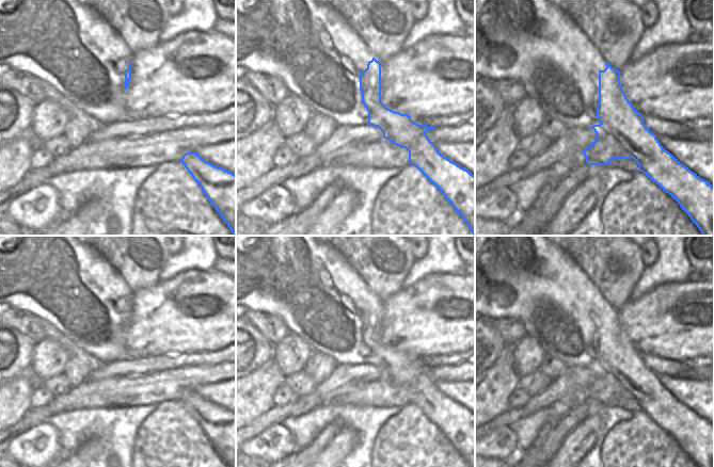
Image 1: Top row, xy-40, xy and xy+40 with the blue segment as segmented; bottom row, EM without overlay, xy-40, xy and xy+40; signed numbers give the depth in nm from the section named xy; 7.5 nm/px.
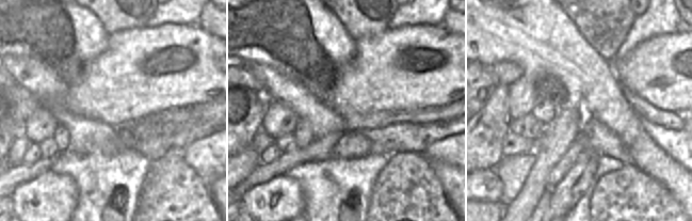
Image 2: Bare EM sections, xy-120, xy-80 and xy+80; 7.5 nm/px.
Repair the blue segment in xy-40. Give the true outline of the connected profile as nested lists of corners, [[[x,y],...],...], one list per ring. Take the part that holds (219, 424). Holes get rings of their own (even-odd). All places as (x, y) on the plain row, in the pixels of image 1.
[[[186,391],[180,401],[229,467],[236,467],[236,414],[205,400],[196,391]]]

